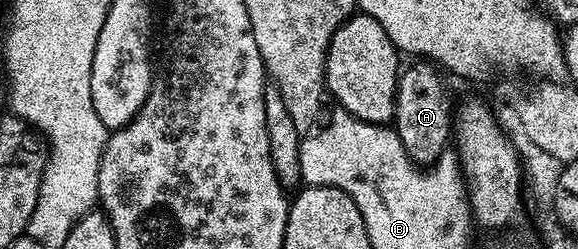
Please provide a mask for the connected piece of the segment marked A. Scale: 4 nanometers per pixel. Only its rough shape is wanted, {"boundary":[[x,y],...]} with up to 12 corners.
{"boundary":[[430,61],[399,75],[393,129],[420,167],[448,153],[453,106]]}

